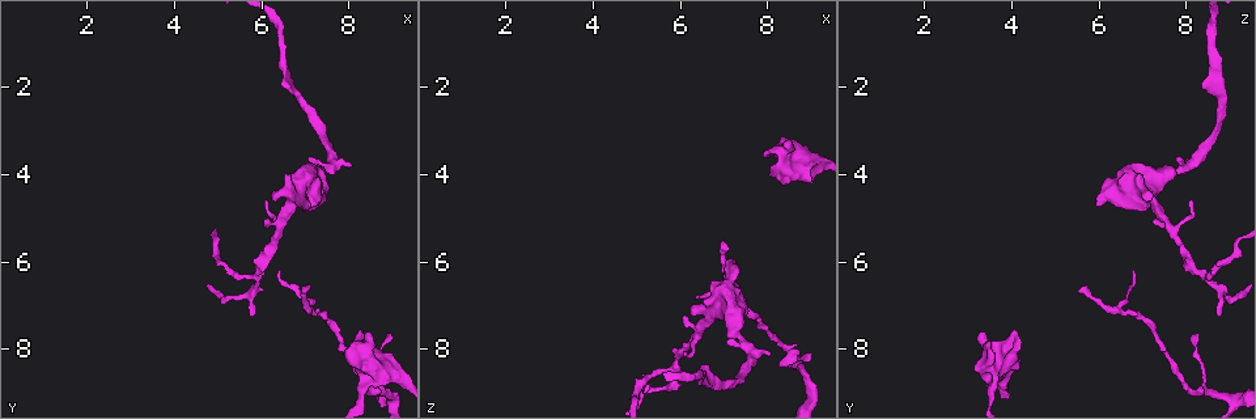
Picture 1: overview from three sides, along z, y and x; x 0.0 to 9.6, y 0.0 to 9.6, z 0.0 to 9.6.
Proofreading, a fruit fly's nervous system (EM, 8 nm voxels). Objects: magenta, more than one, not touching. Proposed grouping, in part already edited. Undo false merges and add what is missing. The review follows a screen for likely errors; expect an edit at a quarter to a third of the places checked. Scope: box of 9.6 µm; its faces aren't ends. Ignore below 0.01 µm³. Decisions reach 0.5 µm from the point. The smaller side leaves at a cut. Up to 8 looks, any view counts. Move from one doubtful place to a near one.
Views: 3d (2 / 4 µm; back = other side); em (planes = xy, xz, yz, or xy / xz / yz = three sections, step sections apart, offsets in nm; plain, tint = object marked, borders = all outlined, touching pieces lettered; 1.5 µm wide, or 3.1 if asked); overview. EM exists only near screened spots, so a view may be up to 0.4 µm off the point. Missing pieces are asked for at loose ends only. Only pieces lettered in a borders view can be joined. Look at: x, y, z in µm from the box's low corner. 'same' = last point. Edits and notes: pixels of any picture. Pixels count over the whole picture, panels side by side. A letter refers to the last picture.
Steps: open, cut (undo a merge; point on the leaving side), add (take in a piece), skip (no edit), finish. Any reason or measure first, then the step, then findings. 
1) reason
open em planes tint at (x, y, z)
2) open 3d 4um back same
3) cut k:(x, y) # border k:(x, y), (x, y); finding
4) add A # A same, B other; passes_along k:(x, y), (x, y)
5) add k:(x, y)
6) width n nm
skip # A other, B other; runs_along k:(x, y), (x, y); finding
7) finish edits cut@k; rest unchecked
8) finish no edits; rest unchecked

an open end
open em planes tint at (5.70, 7.20, 8.75)

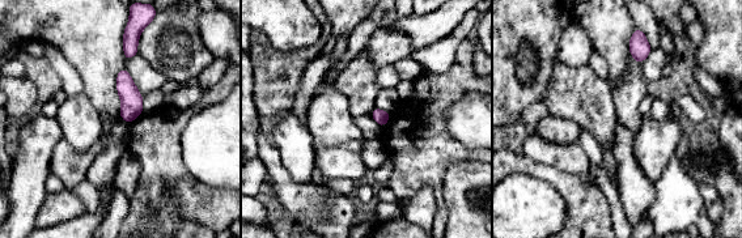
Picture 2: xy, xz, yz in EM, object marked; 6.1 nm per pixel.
open em planes borders same

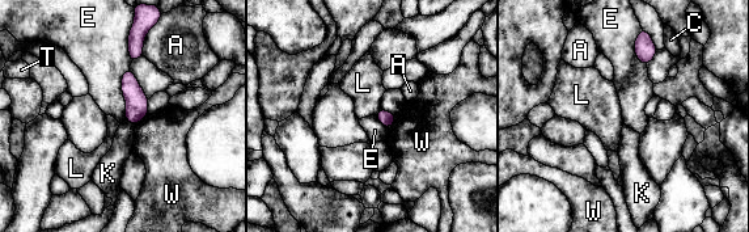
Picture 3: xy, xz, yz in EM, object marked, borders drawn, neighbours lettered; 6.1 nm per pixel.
skip # A other, C other, E other, K other, L other, T other, W other; border 3:(128, 67), (122, 77), (125, 119); no lettered piece goes on from it

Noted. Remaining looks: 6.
thin end
open em planes plain at (6.15, 4.60, 8.10)

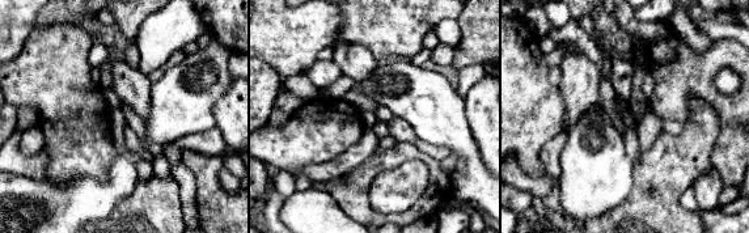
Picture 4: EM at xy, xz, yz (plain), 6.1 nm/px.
open em planes borders same

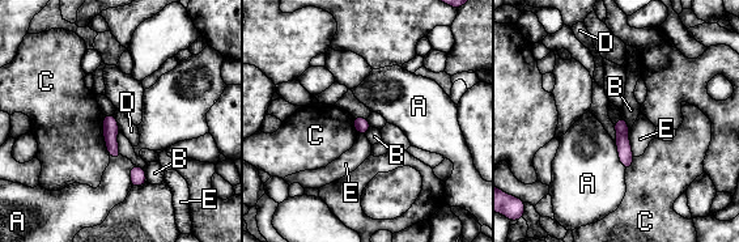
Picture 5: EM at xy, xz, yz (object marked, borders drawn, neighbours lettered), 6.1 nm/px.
width 90 nm
skip # A other, B other, C other, D other, E other; border 5:(113, 114), (119, 130); no lettered piece goes on from it

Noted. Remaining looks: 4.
an open end
open 3d 4um at (9.05, 8.40, 4.25)

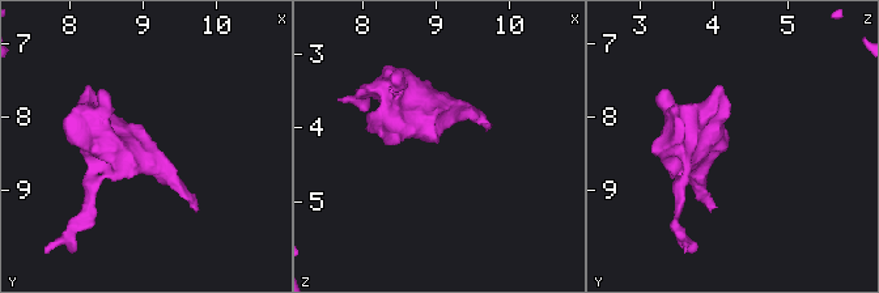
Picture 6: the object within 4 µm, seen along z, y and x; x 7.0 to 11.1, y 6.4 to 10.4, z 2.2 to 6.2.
need the tissue
open em planes tint at (9.00, 8.40, 4.20)

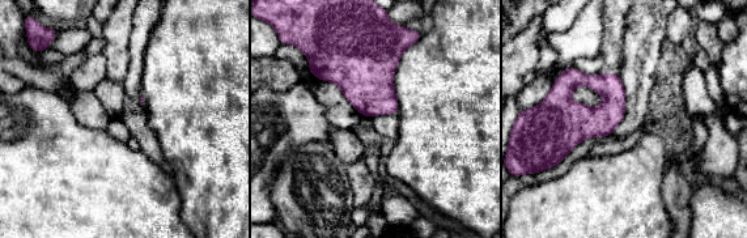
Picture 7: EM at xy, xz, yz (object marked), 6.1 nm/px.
what lies round it
open em planes borders same

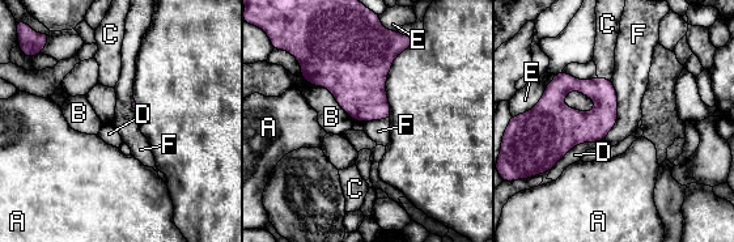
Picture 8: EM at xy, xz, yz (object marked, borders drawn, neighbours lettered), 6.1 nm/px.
longest_contact B 420 nm
skip # A other, B other, C other, D other, E other, F other; border 8:(611, 81), (616, 122), (601, 140); no lettered piece goes on from it

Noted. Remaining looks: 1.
finish no edits; rest unchecked

